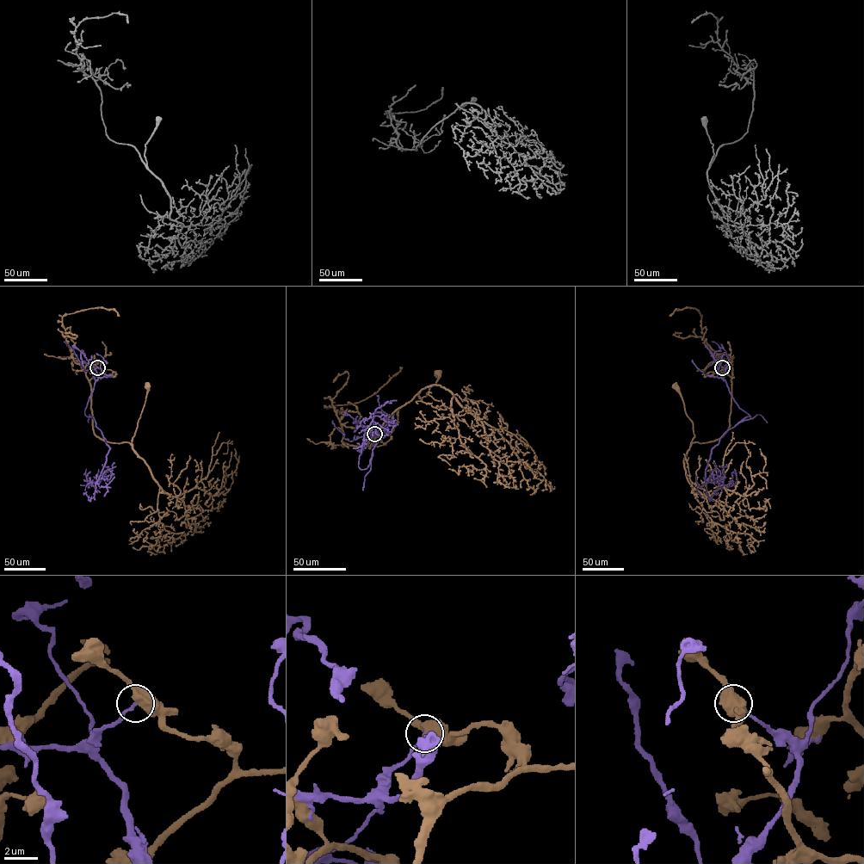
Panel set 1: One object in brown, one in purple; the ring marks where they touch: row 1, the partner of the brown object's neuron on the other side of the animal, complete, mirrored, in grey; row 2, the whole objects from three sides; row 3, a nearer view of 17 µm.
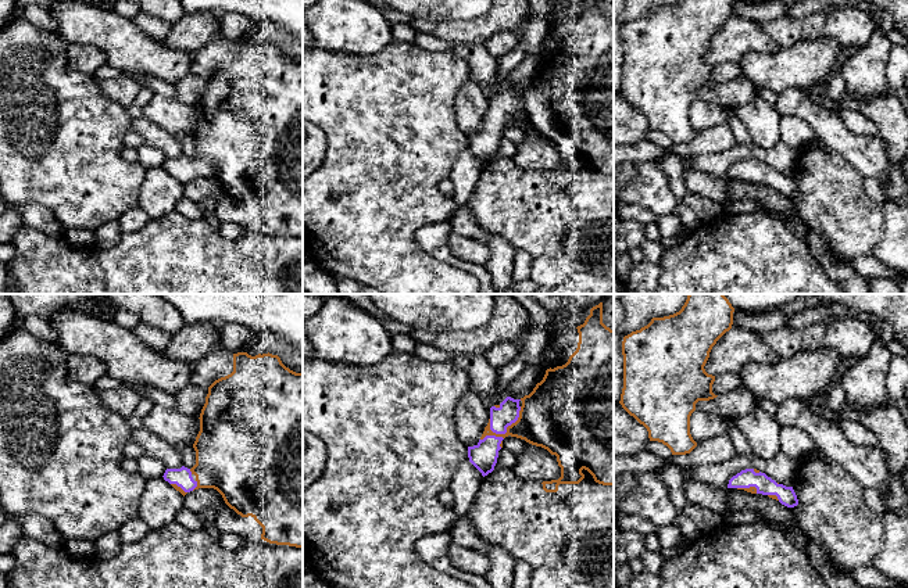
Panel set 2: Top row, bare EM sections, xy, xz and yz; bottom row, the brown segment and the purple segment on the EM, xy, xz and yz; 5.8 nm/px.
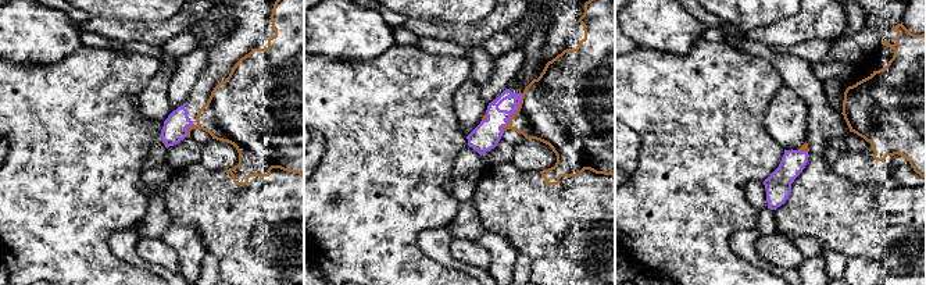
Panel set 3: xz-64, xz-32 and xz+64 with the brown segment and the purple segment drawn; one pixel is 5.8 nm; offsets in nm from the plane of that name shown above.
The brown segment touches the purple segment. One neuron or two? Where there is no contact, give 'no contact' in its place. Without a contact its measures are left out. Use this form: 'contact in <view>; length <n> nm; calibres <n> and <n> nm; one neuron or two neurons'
contact in xz; length 300 nm; calibres 340 and 130 nm; two neurons

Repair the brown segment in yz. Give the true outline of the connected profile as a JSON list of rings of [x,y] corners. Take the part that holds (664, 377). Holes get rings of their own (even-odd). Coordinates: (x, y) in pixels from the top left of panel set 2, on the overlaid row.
[[[689,294],[682,309],[664,318],[653,318],[640,330],[623,337],[623,388],[619,404],[648,431],[650,441],[666,445],[672,455],[690,453],[697,442],[690,434],[690,416],[698,401],[716,398],[712,392],[715,376],[704,369],[716,341],[732,329],[734,308],[723,294]]]

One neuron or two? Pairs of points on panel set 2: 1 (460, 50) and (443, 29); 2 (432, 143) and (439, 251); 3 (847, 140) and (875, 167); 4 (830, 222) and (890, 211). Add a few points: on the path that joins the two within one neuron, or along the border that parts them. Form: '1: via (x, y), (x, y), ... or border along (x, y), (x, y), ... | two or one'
1: border along (454, 42), (481, 45) | two
2: border along (446, 221), (417, 230), (415, 243), (426, 254) | two
3: via (854, 147), (868, 160) | one
4: border along (883, 207), (883, 235), (876, 244) | two

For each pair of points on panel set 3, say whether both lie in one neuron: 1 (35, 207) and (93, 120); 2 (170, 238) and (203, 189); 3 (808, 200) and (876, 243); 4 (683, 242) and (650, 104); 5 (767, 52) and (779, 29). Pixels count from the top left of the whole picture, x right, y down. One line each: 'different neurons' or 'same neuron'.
1: same neuron
2: different neurons
3: same neuron
4: same neuron
5: different neurons

